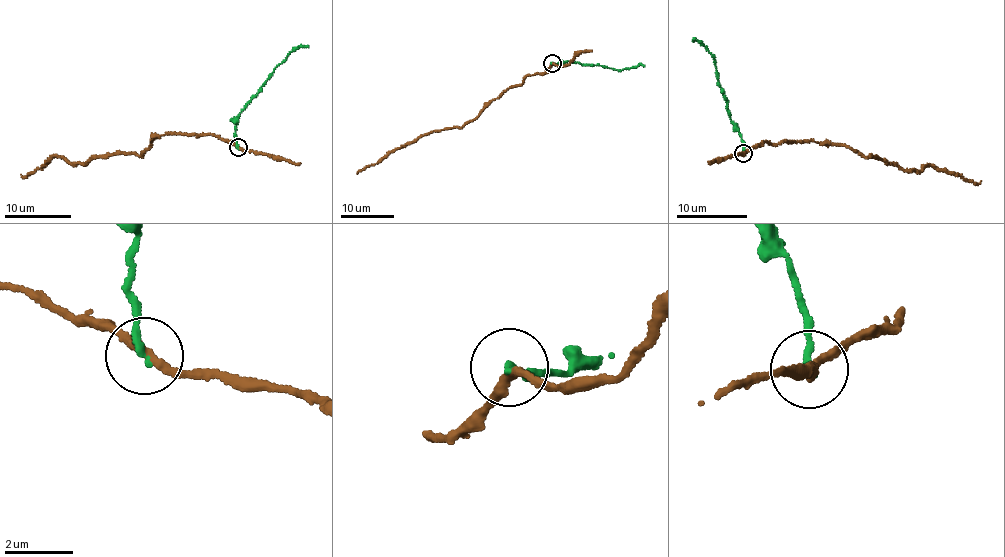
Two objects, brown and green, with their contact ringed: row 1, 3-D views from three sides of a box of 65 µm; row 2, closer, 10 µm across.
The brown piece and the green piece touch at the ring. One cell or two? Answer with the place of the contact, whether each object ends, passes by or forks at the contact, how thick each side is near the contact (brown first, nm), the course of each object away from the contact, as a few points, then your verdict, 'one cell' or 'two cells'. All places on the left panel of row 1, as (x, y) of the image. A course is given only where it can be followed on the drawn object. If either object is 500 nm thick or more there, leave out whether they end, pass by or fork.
(238, 147) | brown passes by | green ends | 240/200 nm | brown via (238, 148), (211, 134), (169, 133), (158, 136), (140, 155), (85, 162), (51, 157), (41, 168), (20, 174) | green via (238, 148), (235, 128), (240, 113), (291, 51), (299, 46), (308, 47) | two cells

